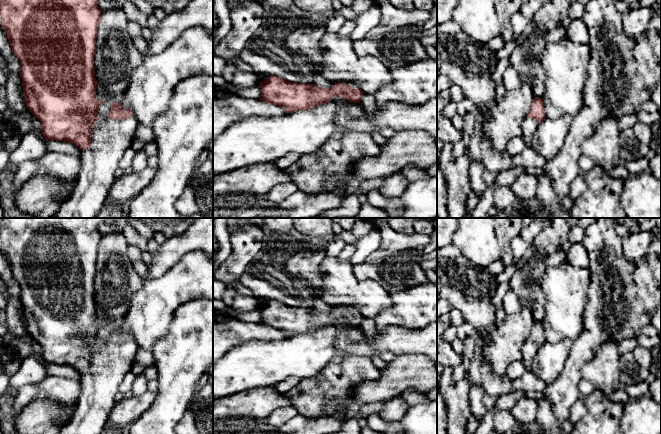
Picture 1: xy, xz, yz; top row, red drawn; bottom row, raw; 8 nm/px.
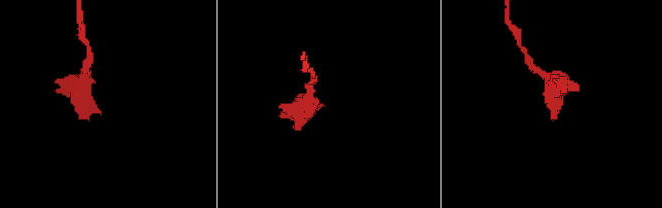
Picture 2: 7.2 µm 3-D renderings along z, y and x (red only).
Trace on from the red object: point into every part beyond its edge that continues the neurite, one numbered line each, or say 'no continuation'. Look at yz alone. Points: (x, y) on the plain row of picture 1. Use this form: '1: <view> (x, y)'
1: yz (529, 350)

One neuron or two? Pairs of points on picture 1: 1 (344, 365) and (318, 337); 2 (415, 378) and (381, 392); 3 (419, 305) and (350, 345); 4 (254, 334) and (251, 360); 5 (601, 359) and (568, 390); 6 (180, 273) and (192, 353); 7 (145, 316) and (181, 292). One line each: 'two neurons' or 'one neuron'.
1: two neurons
2: one neuron
3: two neurons
4: two neurons
5: two neurons
6: two neurons
7: one neuron

